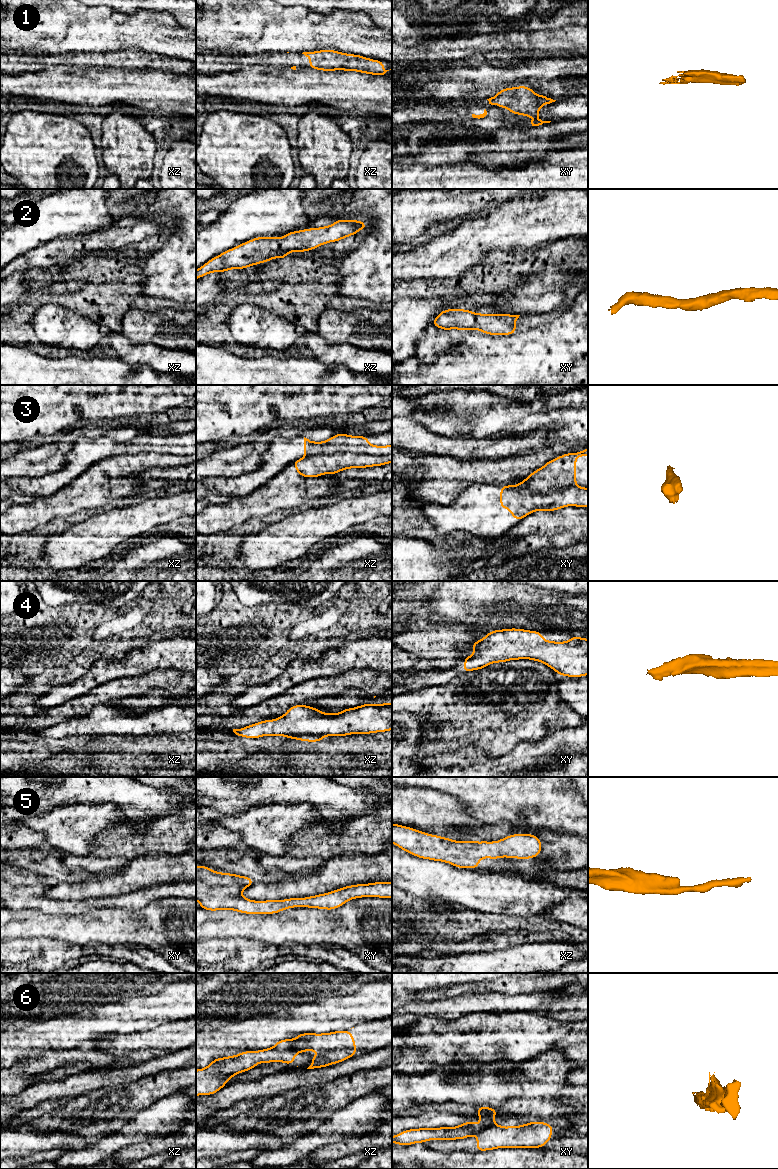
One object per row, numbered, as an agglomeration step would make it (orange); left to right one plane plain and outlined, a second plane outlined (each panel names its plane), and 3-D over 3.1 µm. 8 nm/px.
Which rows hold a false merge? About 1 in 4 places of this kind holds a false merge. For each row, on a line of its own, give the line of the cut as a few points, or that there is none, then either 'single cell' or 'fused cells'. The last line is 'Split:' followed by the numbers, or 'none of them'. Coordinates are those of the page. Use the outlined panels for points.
1: cut none; single cell
2: cut none; single cell
3: cut xz (390, 454), (368, 455), (335, 452), (305, 457); fused cells
4: cut none; single cell
5: cut none; single cell
6: cut xy (496, 1124), (479, 1127), (477, 1135); fused cells
Split: 3, 6

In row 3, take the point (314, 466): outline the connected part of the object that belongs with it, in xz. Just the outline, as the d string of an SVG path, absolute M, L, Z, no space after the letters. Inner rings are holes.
M351 452L304 457L292 463L299 476L313 478L334 475L351 468L367 468L392 463L391 455L373 456Z

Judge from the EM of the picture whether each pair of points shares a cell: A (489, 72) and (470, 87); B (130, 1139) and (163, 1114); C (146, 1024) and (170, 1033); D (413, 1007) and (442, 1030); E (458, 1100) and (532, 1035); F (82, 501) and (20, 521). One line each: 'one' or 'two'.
A: one
B: one
C: two
D: two
E: two
F: one

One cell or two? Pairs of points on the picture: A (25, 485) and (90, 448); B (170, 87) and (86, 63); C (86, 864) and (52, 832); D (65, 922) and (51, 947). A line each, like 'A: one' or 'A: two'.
A: one
B: two
C: two
D: two

